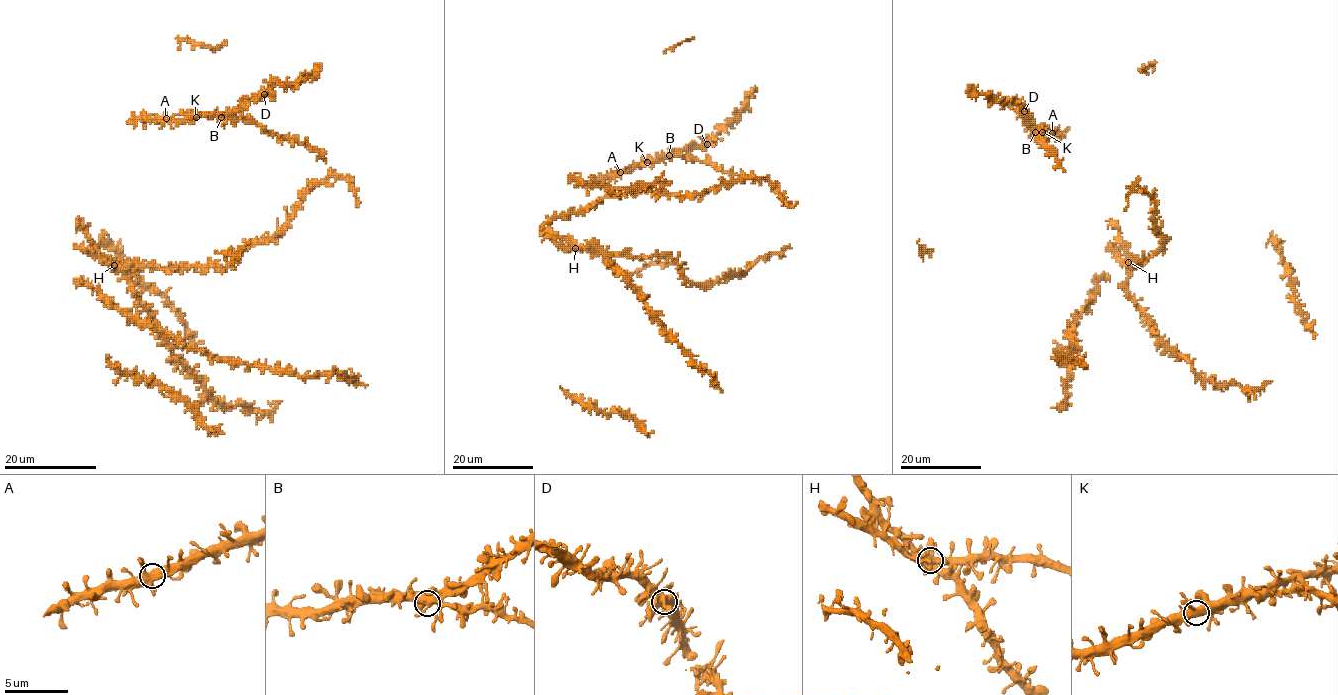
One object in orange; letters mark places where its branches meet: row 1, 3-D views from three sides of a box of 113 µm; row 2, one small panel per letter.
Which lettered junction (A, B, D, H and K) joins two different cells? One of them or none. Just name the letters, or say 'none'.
none

